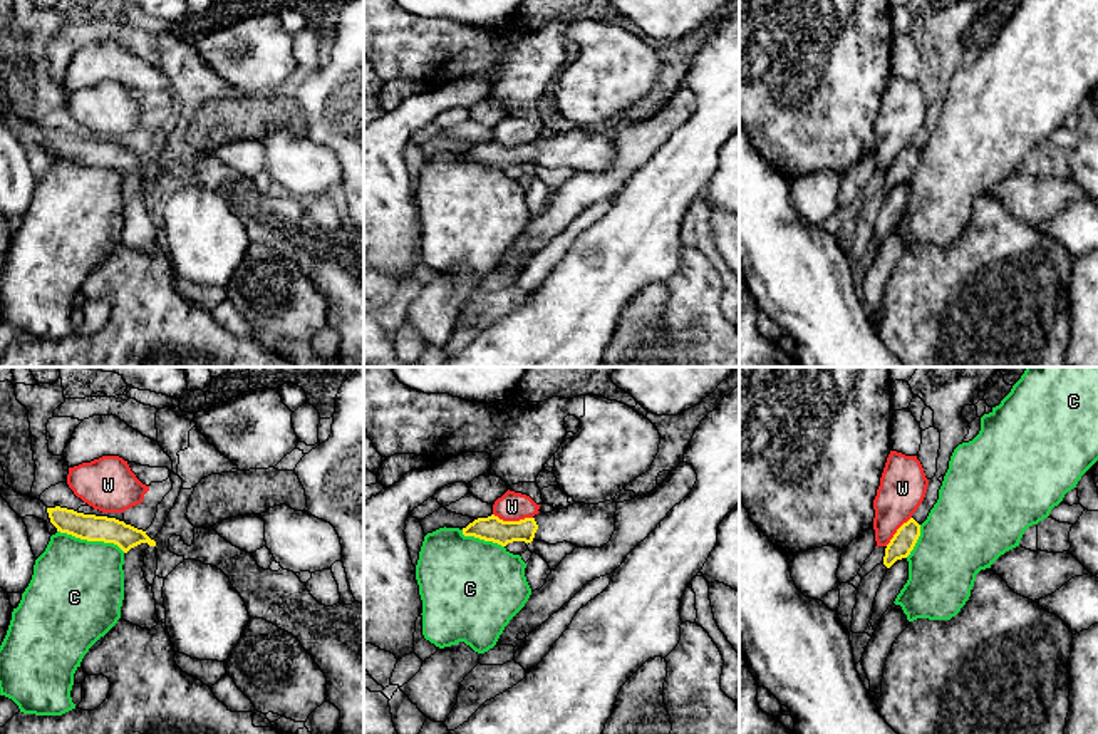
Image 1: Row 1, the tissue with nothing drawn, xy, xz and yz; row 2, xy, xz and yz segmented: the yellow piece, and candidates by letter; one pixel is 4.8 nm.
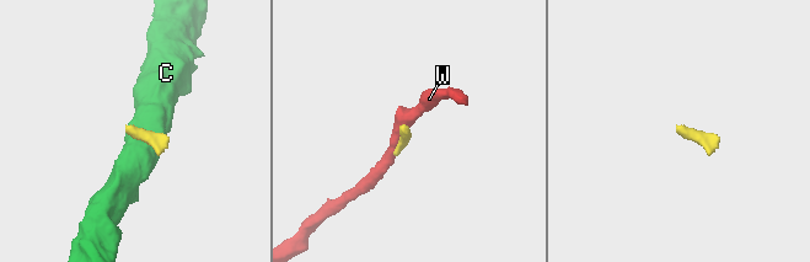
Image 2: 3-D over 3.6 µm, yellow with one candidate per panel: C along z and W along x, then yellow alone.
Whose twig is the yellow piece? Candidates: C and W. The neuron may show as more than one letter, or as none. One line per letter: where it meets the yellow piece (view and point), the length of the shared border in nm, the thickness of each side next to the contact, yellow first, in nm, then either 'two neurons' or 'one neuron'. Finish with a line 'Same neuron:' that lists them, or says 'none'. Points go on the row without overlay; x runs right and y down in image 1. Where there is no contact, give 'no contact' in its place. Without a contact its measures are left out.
C: contact xy (91, 165); length 340 nm; calibres 130 and 440 nm; two neurons
W: contact xz (513, 146); length 190 nm; calibres 120 and 140 nm; two neurons
Same neuron: none

